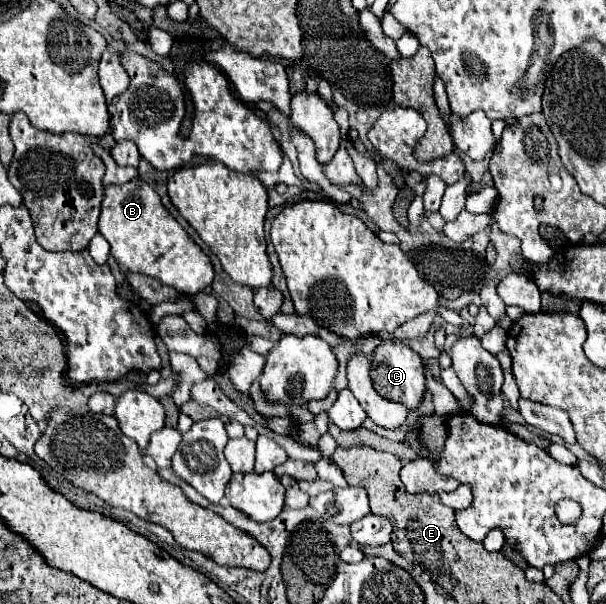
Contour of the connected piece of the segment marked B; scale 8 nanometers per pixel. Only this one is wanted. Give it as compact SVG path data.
M138 177L124 185L108 185L104 189L98 231L110 243L114 259L130 273L156 277L176 291L186 291L186 295L196 295L212 285L214 267L210 257L168 213L158 193Z

